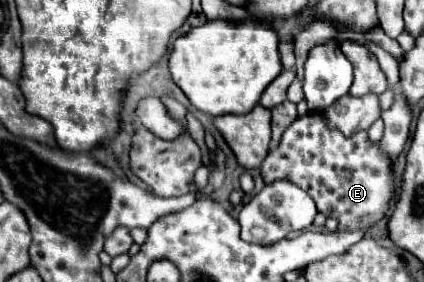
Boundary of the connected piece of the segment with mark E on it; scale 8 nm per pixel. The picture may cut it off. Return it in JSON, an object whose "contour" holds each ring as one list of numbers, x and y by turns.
{"contour":[[321,114,297,118,287,128,279,148,263,160,261,176,265,182,271,182,271,178,291,178,291,182,315,198,321,214,337,218,339,228,345,230,371,228,385,216,393,200,393,168,379,150,379,144,371,144,367,134,353,134,351,138,331,134,323,126]]}

